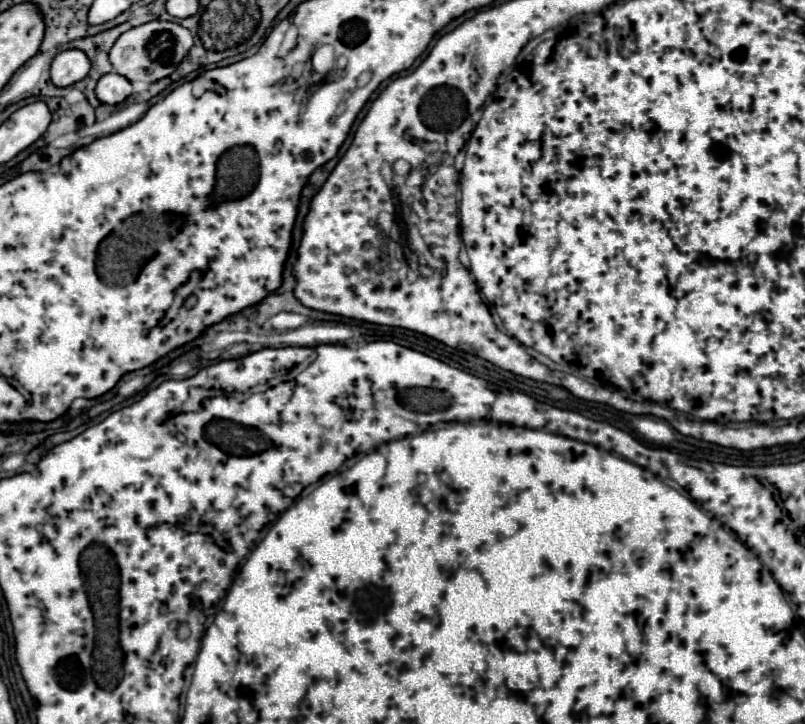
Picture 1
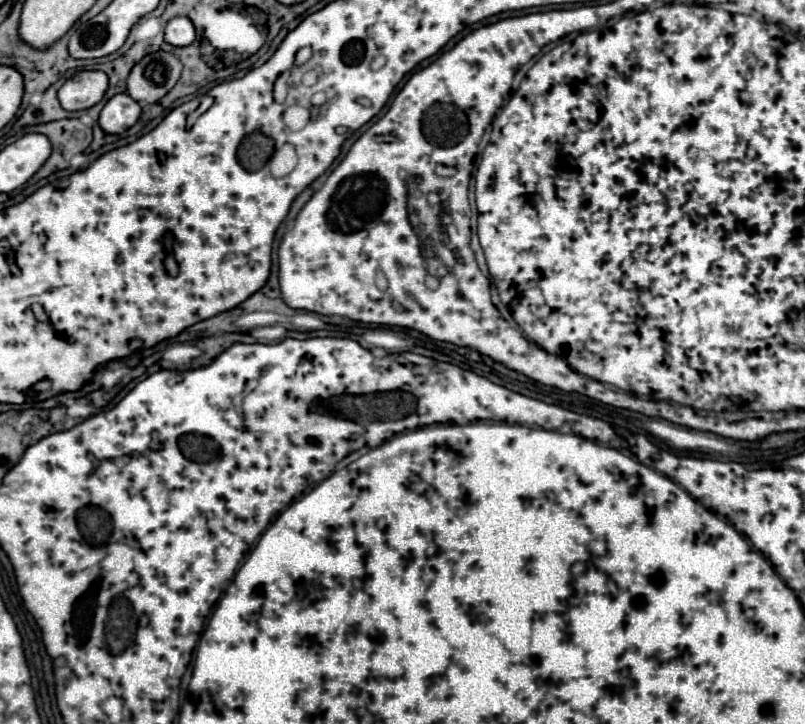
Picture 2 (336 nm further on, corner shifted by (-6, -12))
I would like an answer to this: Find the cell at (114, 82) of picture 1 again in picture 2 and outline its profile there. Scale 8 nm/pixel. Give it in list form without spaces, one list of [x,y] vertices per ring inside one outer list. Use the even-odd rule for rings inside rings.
[[[120,93],[118,97],[112,97],[104,105],[98,123],[104,133],[118,135],[130,129],[138,121],[138,117],[140,117],[140,105],[130,95]]]

